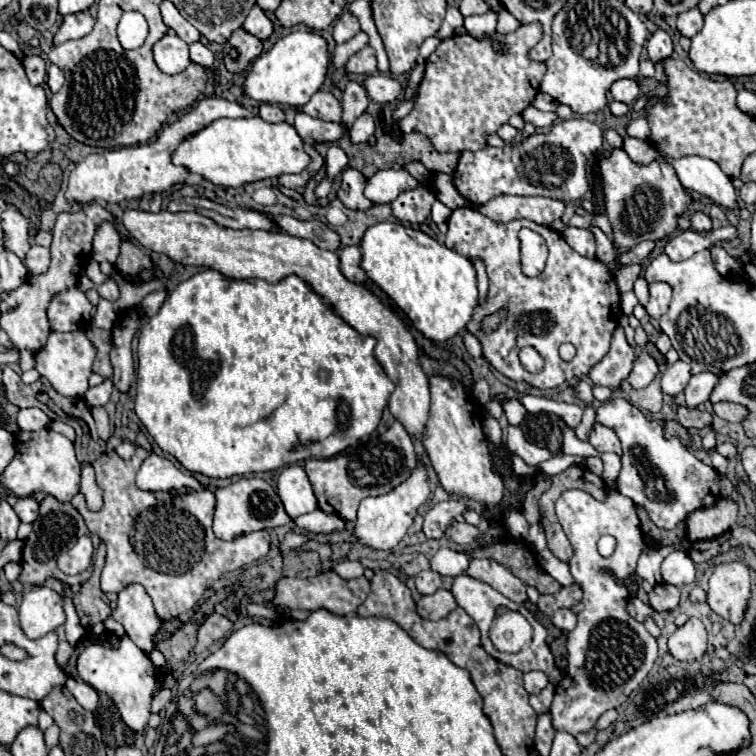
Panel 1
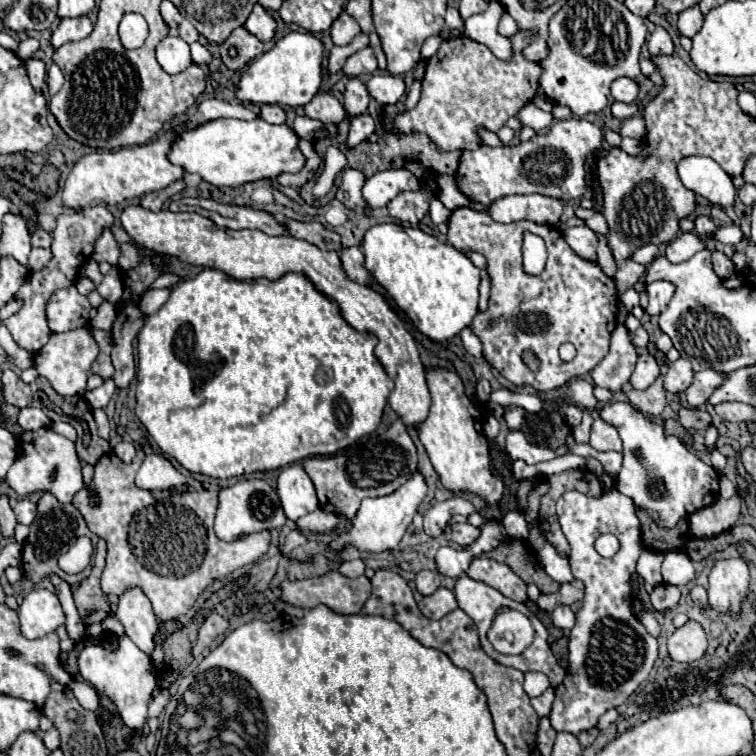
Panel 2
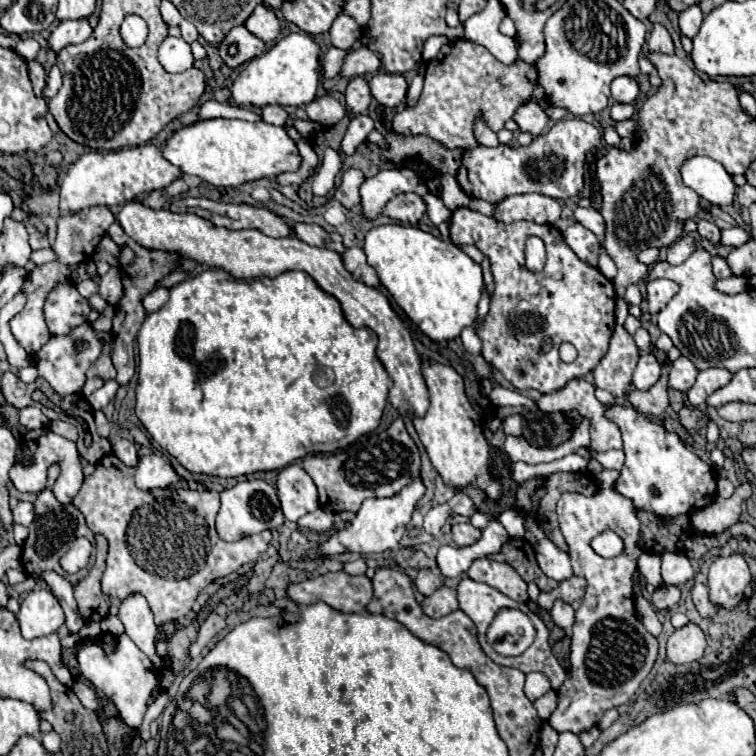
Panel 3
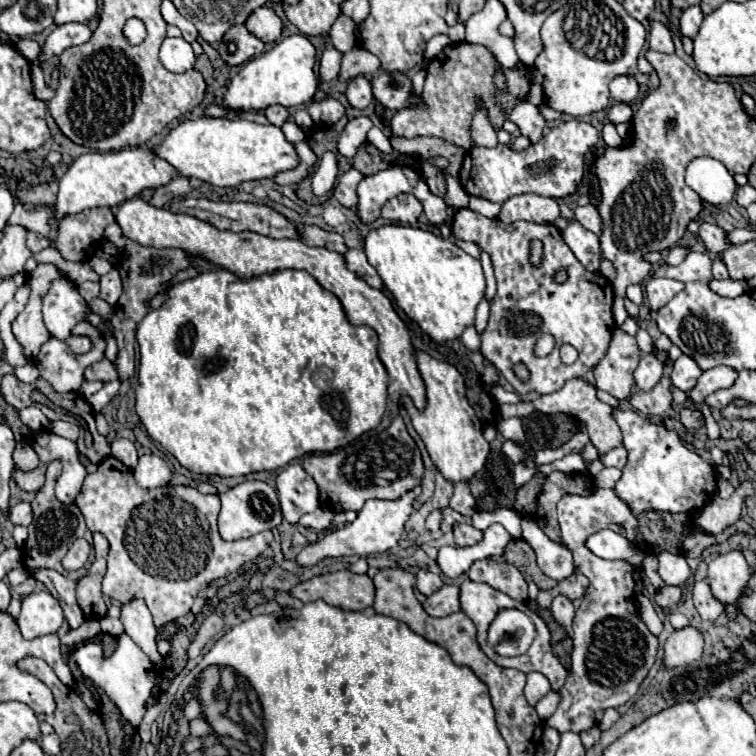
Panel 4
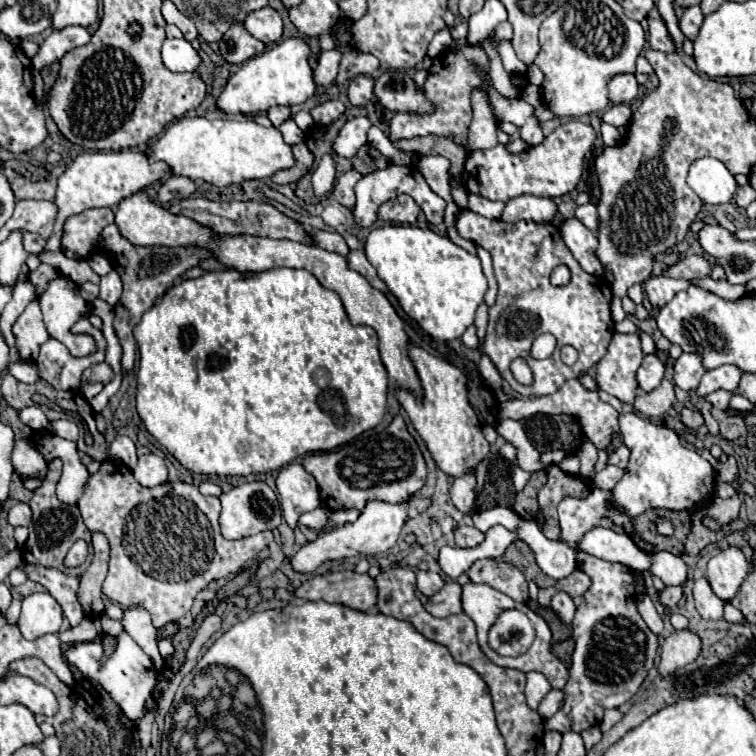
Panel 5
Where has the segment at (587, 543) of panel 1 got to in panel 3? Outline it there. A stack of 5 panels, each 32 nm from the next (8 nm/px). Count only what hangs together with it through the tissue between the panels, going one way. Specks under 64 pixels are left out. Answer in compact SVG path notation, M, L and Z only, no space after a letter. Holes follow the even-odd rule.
M604 488L594 496L566 492L558 500L558 522L570 546L572 570L586 580L586 594L572 626L570 672L564 680L564 692L556 692L558 706L548 718L548 724L556 732L580 734L596 726L608 708L624 704L638 690L656 662L658 640L640 622L632 598L632 574L642 554L640 522L632 502L616 490ZM606 530L612 530L624 540L624 552L610 560L598 556L590 546L592 538Z

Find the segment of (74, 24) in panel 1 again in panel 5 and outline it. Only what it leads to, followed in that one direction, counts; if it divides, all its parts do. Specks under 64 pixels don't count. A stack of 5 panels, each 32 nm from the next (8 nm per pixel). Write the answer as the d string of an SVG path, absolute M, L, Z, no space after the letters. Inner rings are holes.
M68 26L68 28L54 30L54 32L44 40L44 44L40 46L38 54L32 58L32 64L34 64L34 68L42 70L44 66L50 66L54 60L60 60L68 50L88 44L88 40L90 40L88 28Z

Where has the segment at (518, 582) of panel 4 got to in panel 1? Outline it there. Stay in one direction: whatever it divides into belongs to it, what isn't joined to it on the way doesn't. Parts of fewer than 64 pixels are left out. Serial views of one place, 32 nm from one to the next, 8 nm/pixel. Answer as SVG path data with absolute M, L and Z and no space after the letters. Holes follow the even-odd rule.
M488 558L470 560L466 574L480 582L490 584L494 590L498 590L512 602L518 602L518 604L526 602L526 586L496 560L488 560Z

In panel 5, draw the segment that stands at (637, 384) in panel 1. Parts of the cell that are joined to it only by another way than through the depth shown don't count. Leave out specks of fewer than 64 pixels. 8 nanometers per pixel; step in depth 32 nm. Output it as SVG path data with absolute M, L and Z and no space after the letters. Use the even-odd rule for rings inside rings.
M656 354L644 356L644 360L636 372L638 388L642 388L644 392L650 392L660 384L662 376L664 376L664 364L658 360L658 356Z

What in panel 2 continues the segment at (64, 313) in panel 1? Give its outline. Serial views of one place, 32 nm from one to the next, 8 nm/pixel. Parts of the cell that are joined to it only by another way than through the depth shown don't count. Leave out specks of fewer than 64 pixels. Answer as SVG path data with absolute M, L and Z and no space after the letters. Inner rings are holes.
M76 286L62 288L52 294L46 306L46 318L52 332L68 332L74 328L88 326L90 322L90 302L82 296Z

